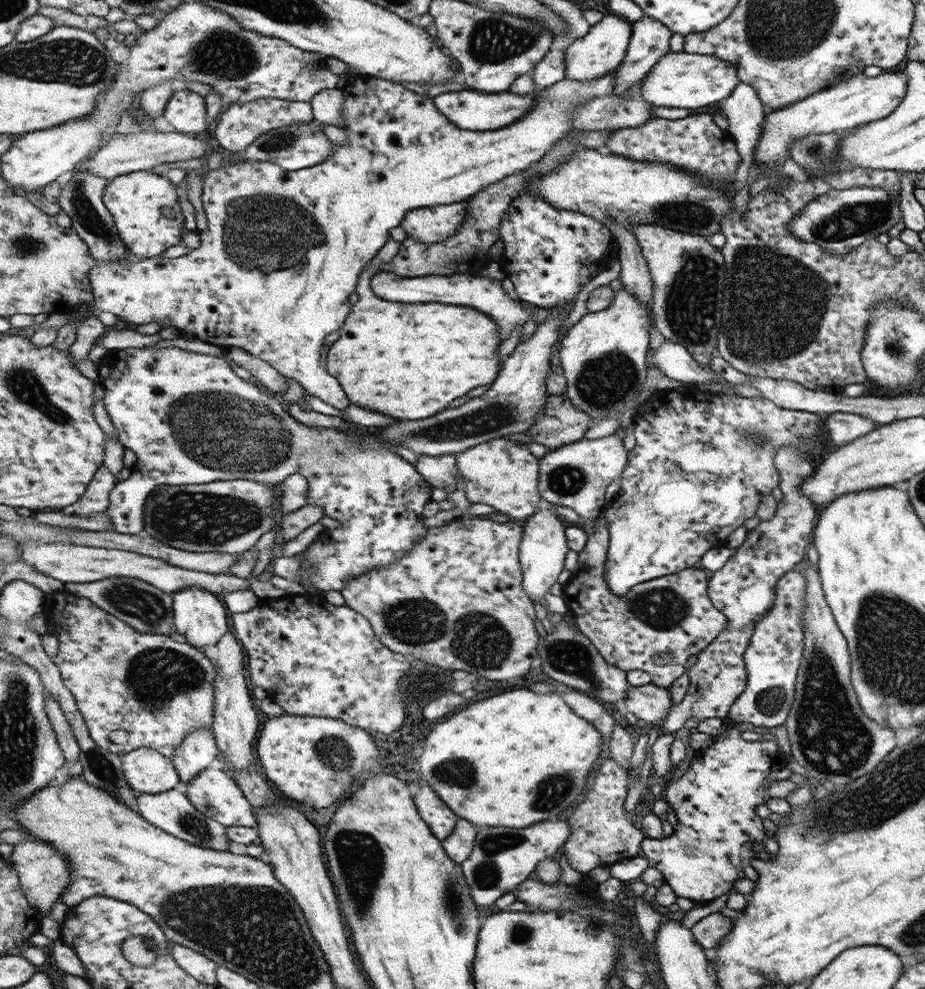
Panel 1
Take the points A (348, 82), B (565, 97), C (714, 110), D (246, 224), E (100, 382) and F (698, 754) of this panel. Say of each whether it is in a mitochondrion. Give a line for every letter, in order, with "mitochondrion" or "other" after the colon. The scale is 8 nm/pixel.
A: other
B: other
C: other
D: mitochondrion
E: other
F: other

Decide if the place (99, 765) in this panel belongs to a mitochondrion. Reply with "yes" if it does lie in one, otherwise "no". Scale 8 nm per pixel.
yes

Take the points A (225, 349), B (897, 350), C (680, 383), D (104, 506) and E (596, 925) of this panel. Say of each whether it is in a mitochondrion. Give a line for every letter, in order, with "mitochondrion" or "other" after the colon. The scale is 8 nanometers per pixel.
A: other
B: mitochondrion
C: other
D: other
E: other

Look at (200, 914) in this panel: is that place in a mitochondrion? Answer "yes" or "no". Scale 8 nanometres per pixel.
yes

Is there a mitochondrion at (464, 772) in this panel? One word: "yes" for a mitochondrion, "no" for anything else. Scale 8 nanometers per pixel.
yes

